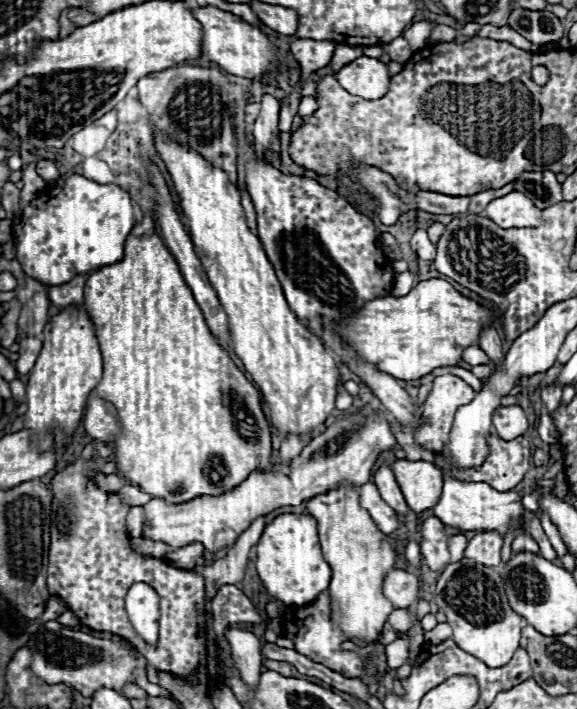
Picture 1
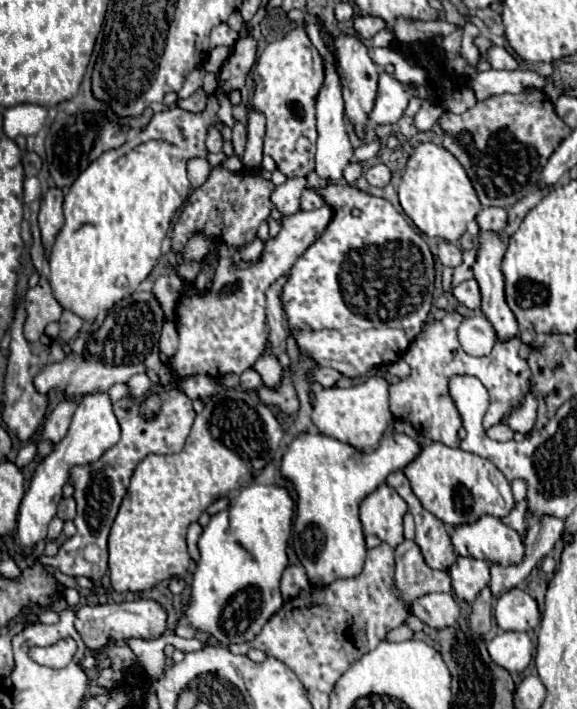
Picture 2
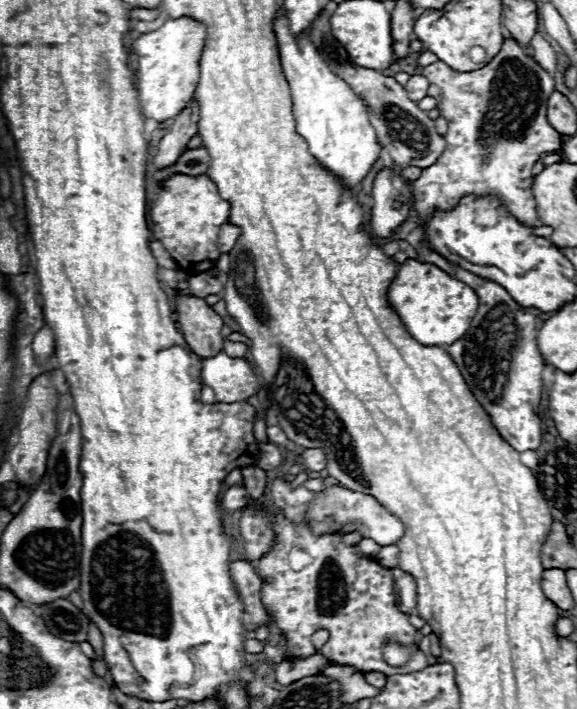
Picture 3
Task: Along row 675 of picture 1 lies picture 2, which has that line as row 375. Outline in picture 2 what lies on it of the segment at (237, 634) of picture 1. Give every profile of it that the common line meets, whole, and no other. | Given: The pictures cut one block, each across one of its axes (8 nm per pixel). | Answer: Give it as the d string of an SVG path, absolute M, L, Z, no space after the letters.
M248 368L240 374L240 386L244 390L256 390L262 386L262 378L260 378L260 374L256 374L254 368Z

